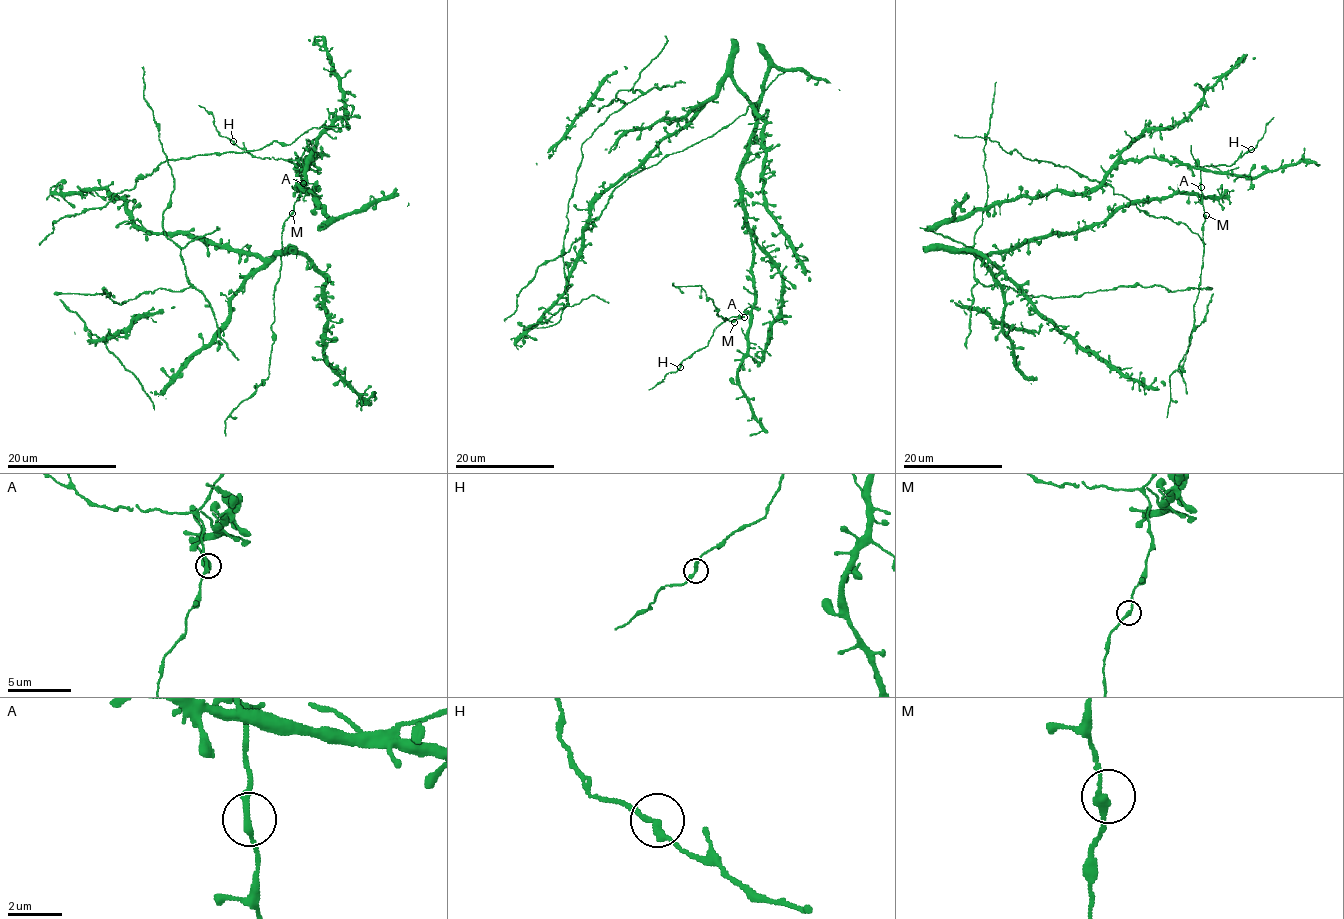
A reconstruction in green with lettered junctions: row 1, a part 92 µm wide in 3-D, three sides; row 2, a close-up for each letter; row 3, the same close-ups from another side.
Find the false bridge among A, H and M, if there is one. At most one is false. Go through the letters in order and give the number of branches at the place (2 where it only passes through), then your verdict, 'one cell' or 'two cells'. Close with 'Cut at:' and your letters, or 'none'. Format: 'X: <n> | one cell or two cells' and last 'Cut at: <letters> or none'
A: 2 | one cell
H: 2 | one cell
M: 2 | one cell
Cut at: none

